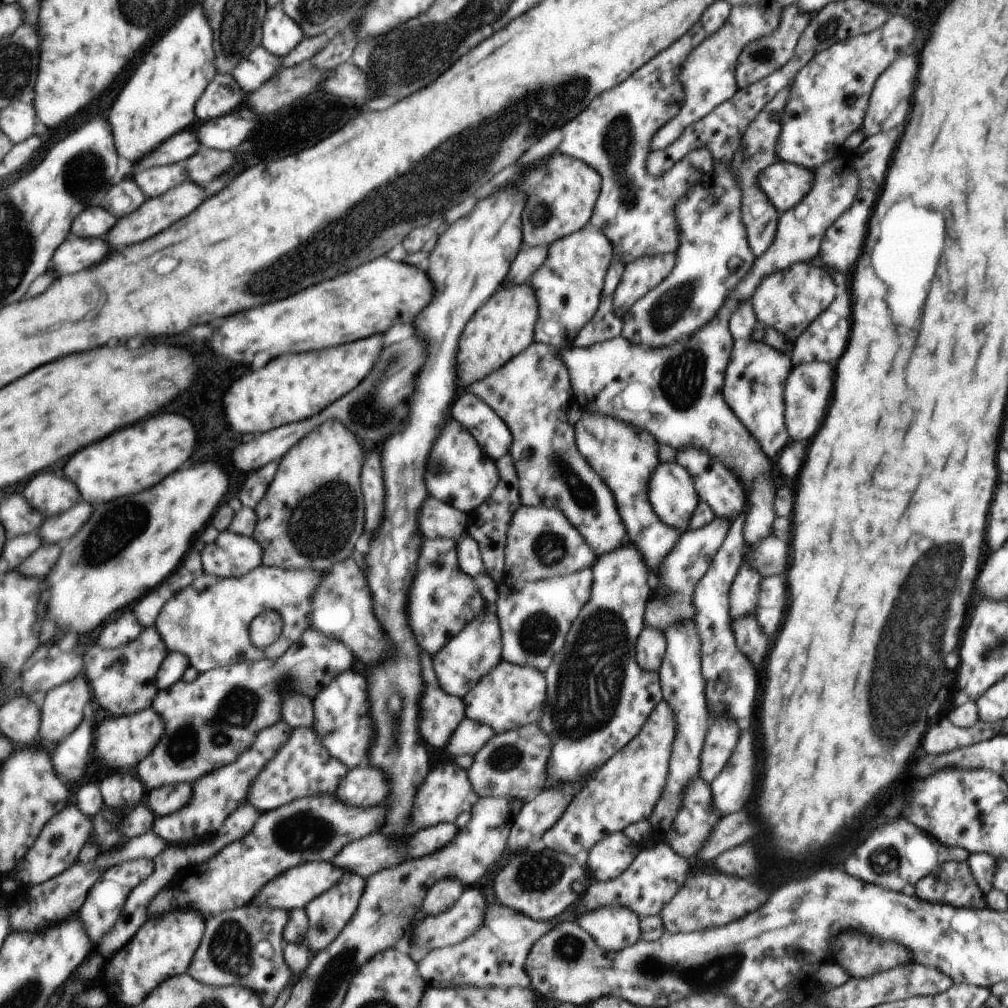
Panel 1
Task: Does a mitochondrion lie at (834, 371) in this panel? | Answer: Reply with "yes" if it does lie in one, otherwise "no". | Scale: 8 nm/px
no

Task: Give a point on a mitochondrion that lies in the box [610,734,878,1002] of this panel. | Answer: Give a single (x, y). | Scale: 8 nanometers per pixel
(643, 965)

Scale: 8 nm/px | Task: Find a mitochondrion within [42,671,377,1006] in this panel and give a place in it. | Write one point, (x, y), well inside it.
(187, 742)

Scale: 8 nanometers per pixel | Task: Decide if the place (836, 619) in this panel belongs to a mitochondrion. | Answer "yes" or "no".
no

